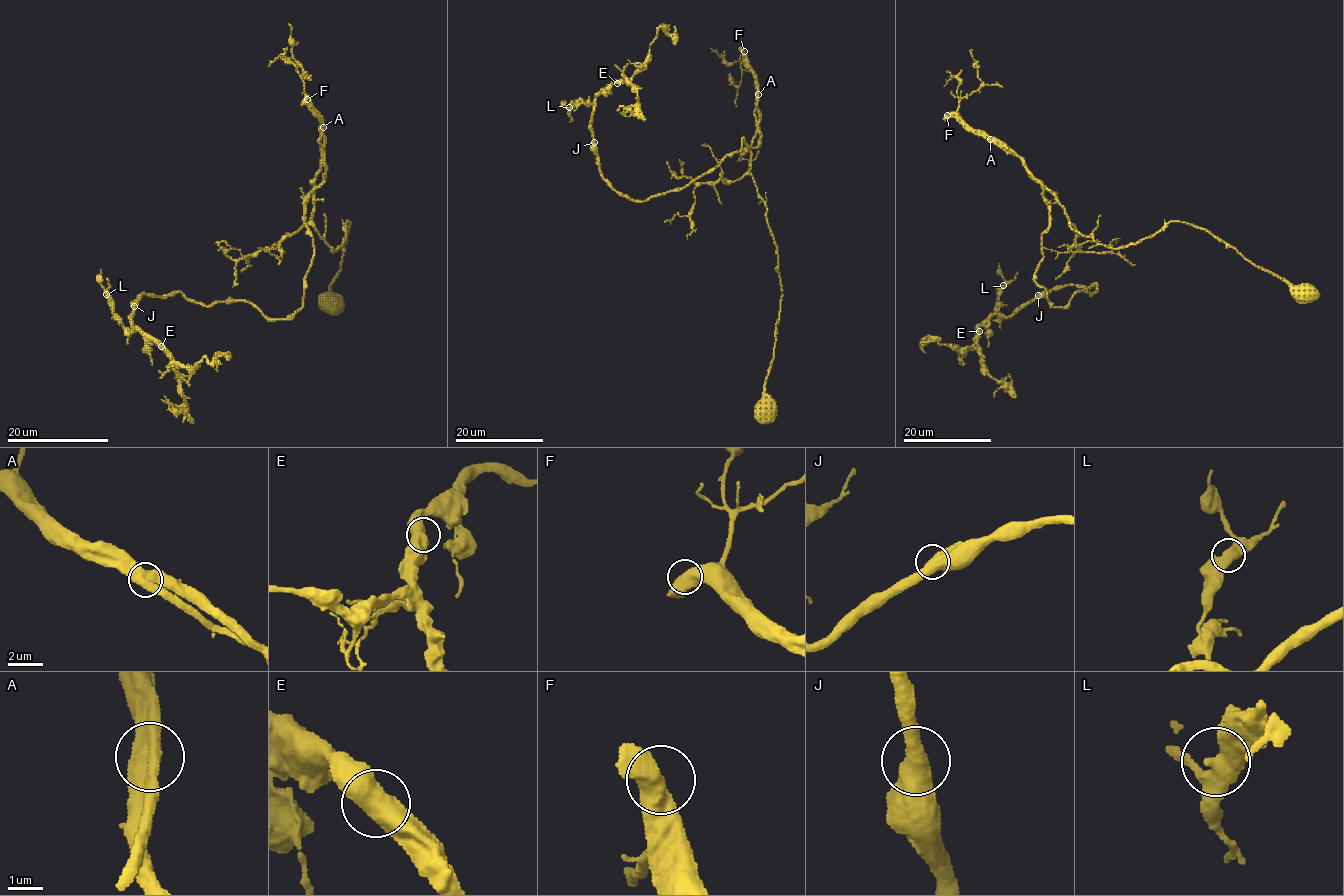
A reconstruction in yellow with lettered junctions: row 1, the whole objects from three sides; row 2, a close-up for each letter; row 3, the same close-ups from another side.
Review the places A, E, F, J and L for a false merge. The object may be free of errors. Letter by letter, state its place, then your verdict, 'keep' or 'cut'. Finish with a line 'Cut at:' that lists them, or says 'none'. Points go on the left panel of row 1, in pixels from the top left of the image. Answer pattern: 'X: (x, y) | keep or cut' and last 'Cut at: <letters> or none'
A: (323, 127) | keep
E: (161, 346) | keep
F: (307, 99) | keep
J: (134, 306) | keep
L: (106, 294) | keep
Cut at: none

